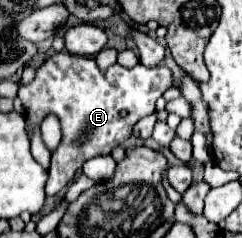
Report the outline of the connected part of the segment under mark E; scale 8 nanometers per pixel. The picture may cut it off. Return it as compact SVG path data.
M66 50L46 60L36 70L36 78L18 90L28 126L40 124L48 114L58 116L62 124L62 142L52 154L46 196L62 192L66 184L74 180L84 160L108 154L112 148L124 144L132 134L132 126L140 118L152 114L156 110L156 100L172 86L172 72L166 66L146 68L138 64L128 70L120 64L112 64L106 72L100 72L94 56L76 56Z

